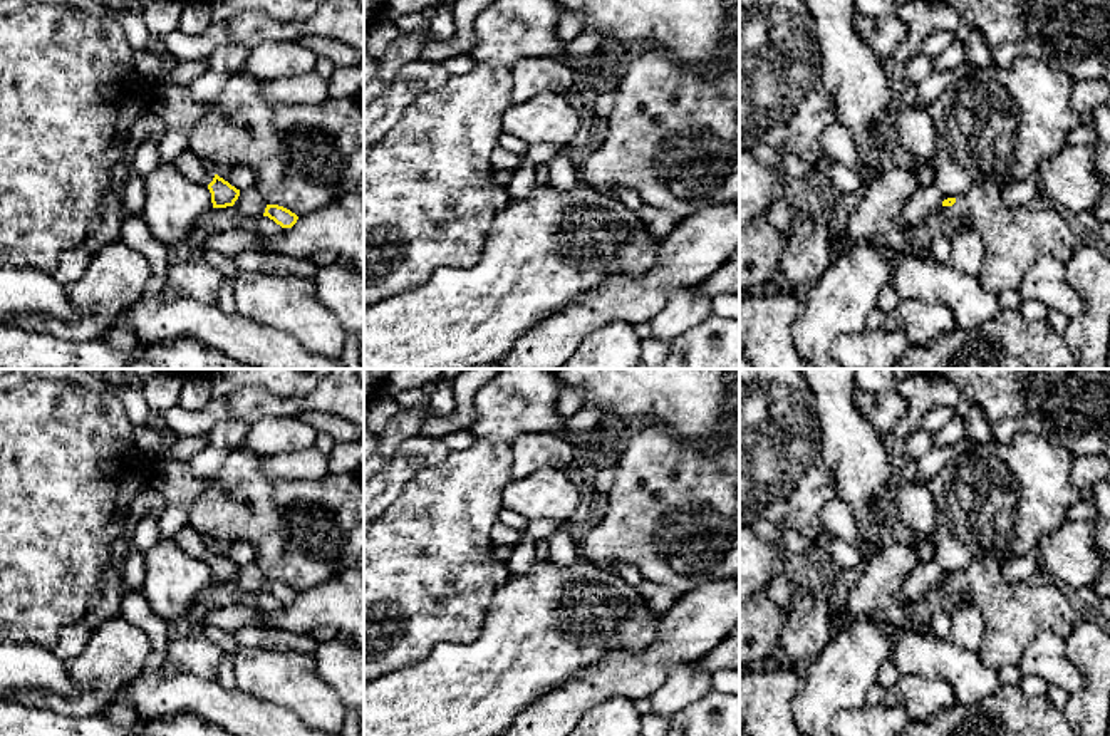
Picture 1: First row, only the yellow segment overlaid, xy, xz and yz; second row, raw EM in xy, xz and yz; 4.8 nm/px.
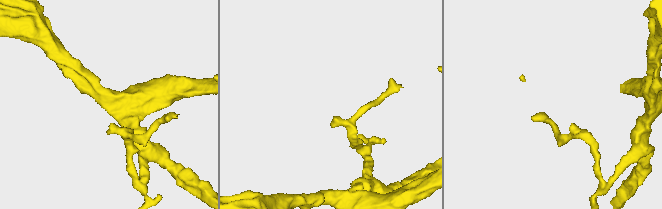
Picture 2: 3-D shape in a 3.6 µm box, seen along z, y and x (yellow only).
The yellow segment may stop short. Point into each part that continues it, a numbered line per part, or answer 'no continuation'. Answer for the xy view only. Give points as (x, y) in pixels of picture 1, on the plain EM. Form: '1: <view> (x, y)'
1: xy (188, 539)

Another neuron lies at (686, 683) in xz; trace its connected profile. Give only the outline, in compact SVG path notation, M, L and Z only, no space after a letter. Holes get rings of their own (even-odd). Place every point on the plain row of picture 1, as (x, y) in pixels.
M739 627L699 662L674 664L666 682L649 696L651 713L671 721L711 691L713 672L726 669L739 671Z

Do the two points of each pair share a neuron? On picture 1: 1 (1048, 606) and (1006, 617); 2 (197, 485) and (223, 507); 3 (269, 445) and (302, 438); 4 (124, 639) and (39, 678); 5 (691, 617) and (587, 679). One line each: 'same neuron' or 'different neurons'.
1: same neuron
2: different neurons
3: same neuron
4: different neurons
5: same neuron

